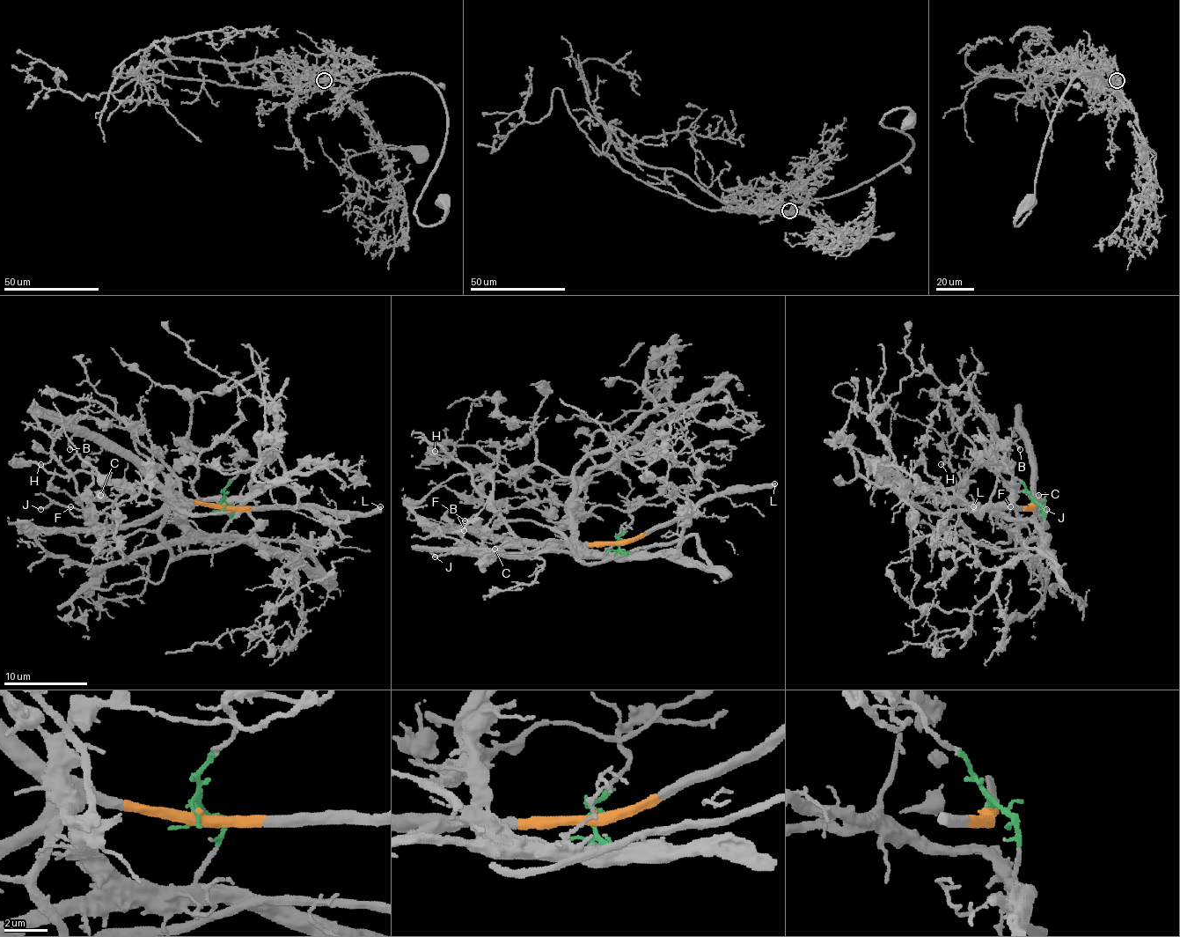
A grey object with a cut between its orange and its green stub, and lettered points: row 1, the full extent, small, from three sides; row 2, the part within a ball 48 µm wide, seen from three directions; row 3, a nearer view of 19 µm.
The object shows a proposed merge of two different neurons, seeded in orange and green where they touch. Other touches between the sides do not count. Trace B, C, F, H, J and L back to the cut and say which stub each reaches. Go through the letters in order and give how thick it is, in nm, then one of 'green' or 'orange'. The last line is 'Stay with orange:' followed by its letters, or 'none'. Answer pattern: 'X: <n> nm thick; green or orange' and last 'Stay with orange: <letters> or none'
B: 170 nm thick; orange
C: 150 nm thick; green
F: 140 nm thick; green
H: 120 nm thick; green
J: 180 nm thick; green
L: 500 nm thick; orange
Stay with orange: B, L

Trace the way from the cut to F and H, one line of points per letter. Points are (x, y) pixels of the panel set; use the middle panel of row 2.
F: (617, 540), (627, 555), (526, 550), (509, 534), (493, 540), (473, 519), (464, 519), (465, 521)
H: (617, 540), (627, 555), (581, 555), (550, 525), (503, 519), (491, 502), (487, 468), (434, 452)

